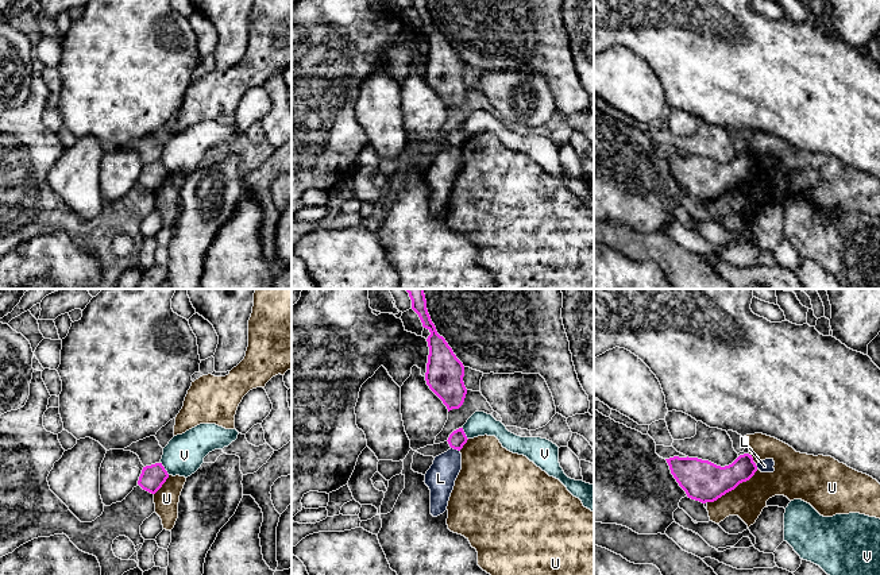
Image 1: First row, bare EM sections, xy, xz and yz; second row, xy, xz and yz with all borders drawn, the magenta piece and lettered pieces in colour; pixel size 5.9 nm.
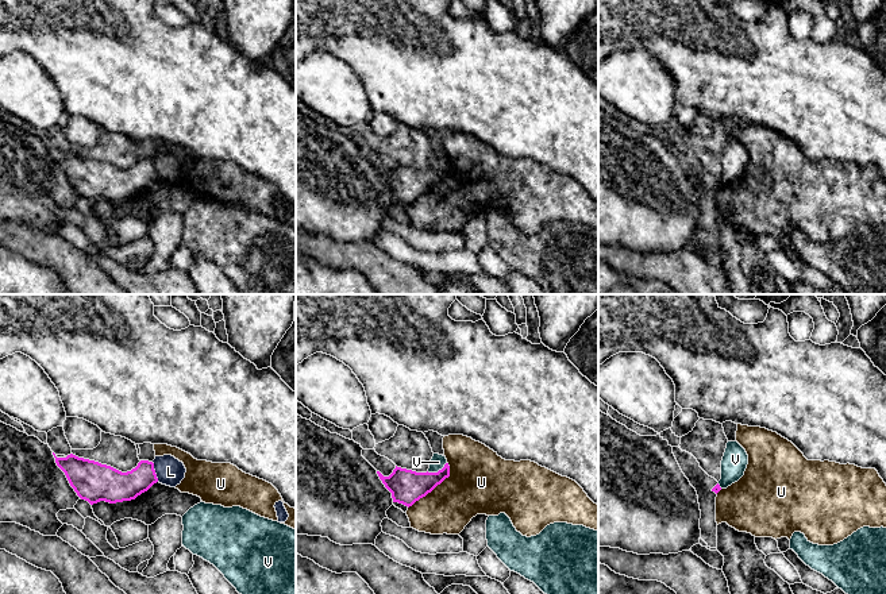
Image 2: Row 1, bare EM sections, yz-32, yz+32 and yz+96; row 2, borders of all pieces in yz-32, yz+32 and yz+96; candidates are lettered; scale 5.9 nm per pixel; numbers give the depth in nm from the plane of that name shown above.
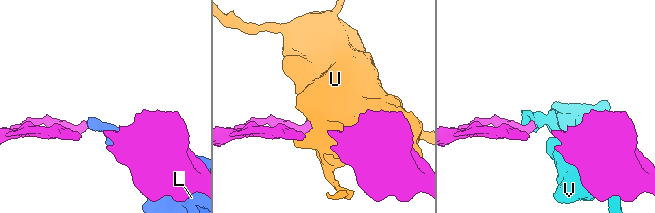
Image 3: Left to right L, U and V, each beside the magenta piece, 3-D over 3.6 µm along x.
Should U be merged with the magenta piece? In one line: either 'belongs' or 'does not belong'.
does not belong

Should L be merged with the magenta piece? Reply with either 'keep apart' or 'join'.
keep apart

